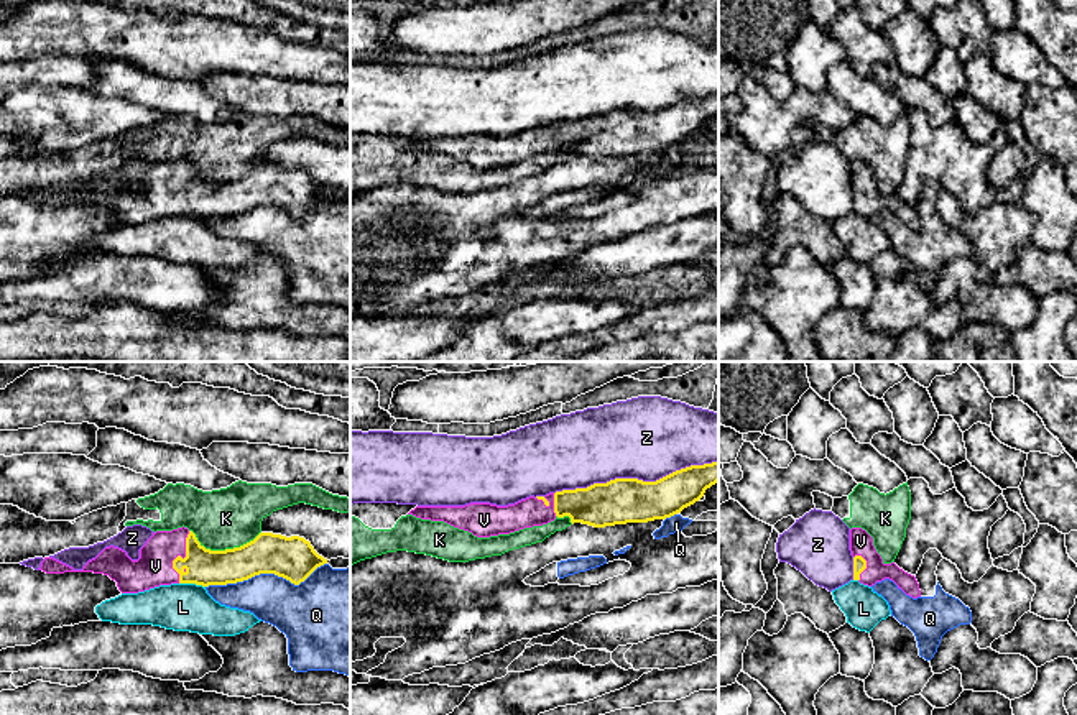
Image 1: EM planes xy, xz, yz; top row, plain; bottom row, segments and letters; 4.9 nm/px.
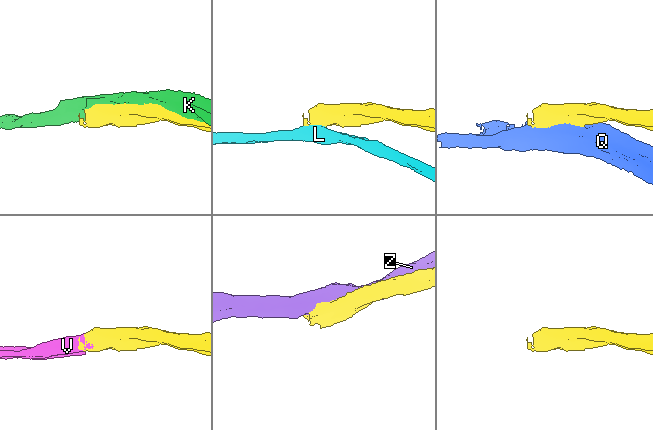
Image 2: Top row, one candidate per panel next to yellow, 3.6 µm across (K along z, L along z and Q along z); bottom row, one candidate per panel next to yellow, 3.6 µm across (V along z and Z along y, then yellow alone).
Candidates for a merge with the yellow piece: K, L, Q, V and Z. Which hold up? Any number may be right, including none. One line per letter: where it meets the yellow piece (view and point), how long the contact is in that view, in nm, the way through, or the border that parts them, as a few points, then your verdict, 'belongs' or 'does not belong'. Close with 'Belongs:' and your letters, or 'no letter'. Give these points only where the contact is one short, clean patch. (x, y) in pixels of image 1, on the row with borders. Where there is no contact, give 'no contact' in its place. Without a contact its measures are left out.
K: contact xy (226, 549); length 360 nm; does not belong
L: contact xy (193, 582); length 130 nm; border xy (180, 582), (194, 582), (204, 587); does not belong
Q: contact xy (265, 572); length 600 nm; does not belong
V: contact xy (180, 556); length 260 nm; way xy (203, 566), (188, 562), (180, 556), (170, 556), (155, 566); belongs
Z: contact xz (635, 479); length 800 nm; does not belong
Belongs: V

